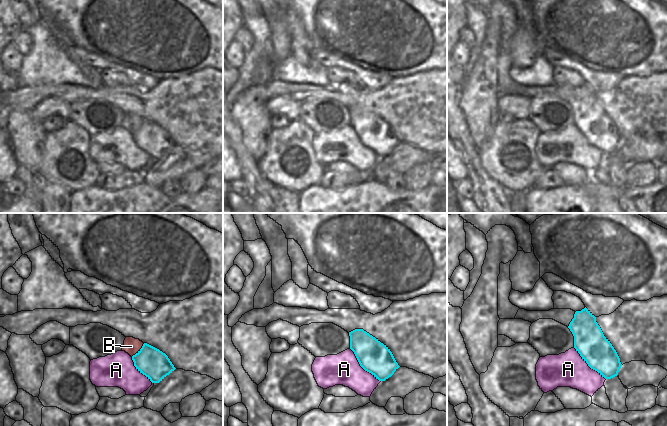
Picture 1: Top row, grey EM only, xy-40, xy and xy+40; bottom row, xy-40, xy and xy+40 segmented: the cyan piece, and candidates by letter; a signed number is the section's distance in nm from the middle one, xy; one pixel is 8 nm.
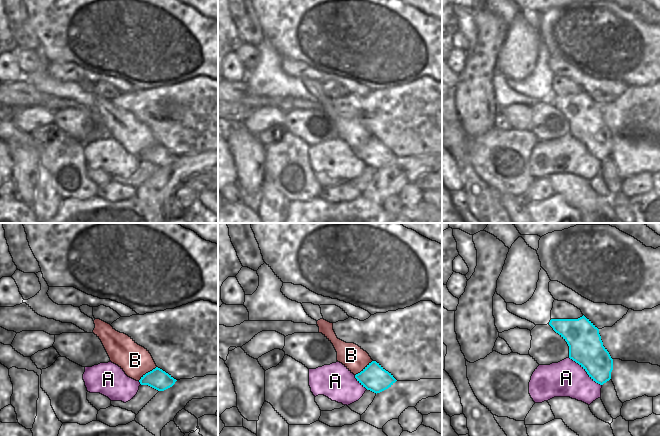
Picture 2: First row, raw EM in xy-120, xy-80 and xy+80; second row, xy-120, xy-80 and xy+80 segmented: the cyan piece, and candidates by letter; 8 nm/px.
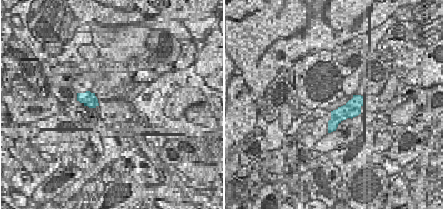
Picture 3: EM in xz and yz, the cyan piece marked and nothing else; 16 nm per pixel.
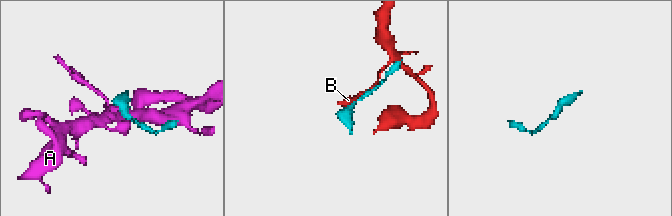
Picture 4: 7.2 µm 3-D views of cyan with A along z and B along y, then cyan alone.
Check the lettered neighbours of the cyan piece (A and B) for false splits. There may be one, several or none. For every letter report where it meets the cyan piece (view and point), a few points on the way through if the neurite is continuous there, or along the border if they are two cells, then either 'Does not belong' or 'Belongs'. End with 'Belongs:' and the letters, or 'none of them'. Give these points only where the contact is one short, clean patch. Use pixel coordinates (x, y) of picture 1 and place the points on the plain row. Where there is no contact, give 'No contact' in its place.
A: Touches cyan at xy+40 (588, 141). Boundary: xy+40 (573, 123), (581, 134), (605, 155). Does not belong
B: Touches cyan at xy-40 (138, 127). Does not belong
Belongs: none of them.

